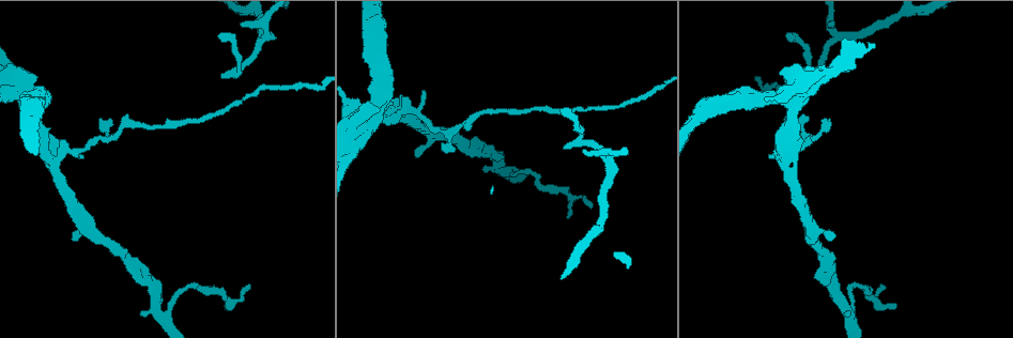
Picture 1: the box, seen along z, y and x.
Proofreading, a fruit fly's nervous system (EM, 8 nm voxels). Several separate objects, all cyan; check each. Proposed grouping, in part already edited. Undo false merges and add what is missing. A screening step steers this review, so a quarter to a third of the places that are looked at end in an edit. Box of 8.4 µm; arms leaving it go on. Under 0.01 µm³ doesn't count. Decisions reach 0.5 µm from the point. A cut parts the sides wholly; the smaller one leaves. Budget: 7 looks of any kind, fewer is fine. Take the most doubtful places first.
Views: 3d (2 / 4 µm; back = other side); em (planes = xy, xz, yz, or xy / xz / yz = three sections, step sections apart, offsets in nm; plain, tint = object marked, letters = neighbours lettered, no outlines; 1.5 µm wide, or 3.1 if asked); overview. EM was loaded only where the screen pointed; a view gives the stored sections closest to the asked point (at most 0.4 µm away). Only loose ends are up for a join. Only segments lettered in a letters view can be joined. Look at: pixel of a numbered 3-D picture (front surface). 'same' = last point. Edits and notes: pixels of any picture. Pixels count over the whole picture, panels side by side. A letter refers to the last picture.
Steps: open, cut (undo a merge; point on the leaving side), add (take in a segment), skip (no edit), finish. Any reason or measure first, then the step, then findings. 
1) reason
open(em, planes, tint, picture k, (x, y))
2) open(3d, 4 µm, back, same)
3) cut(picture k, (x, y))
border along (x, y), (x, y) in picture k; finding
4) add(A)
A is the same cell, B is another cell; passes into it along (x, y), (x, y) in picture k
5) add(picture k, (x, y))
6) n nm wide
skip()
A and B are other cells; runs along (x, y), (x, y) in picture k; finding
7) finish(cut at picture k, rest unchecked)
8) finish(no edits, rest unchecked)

thin end
open(3d, 2 µm, picture 1, (787, 34))

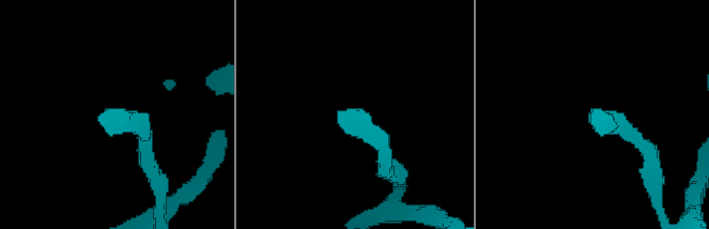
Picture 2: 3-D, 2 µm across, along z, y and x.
open(em, xz, step 8, letters, picture 2, (98, 118))

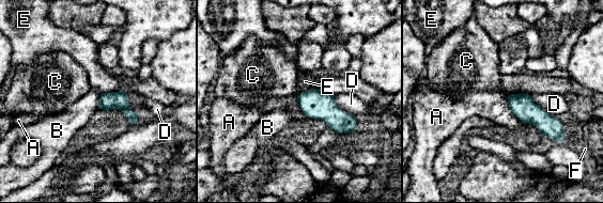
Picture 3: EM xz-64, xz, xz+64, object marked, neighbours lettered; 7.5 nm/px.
cut it another way
open(em, yz, step 8, letters, same)

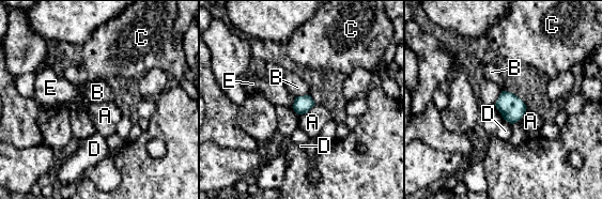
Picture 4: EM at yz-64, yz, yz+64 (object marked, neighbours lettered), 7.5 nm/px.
A touches over 160 nm
skip()
A, B, C, D and E are other cells; border along (308, 94), (295, 97) in picture 4; no lettered segment goes on from it

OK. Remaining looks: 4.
abrupt turn
open(3d, 2 µm, picture 1, (380, 108))

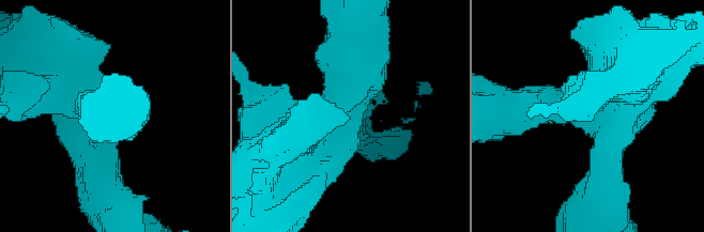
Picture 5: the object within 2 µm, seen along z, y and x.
open(em, planes, letters, picture 5, (346, 111))

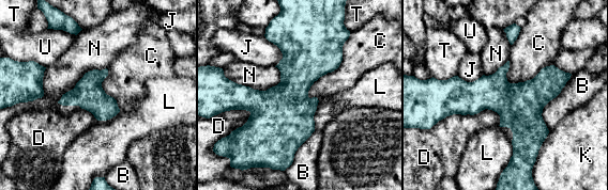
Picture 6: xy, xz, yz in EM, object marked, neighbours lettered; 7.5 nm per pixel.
4 arms
skip()
B, C, D, J, K, L, N, T and U are other cells; border along (348, 38), (309, 98) in picture 6; one cell here

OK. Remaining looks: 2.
branch stops here
open(em, planes, plain, picture 1, (451, 152))

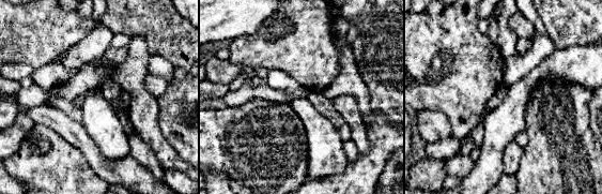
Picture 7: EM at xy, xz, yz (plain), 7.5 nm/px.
see the neighbours
open(em, planes, letters, same)

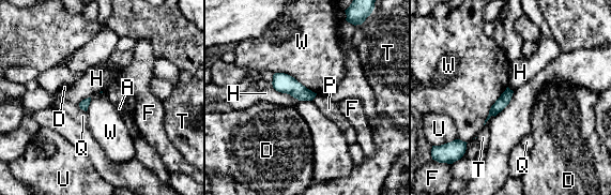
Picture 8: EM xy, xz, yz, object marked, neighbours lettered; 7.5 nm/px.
W touches over 360 nm
skip()
A, D, F, H, P, Q, T, U and W are other cells; border along (274, 73), (287, 73), (317, 93) in picture 8; none of them fits

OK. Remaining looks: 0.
finish(no edits, rest unchecked)

